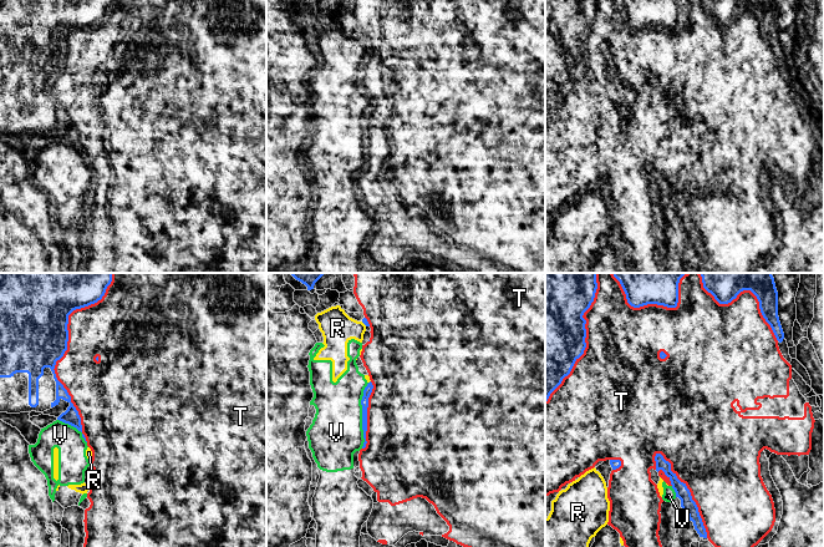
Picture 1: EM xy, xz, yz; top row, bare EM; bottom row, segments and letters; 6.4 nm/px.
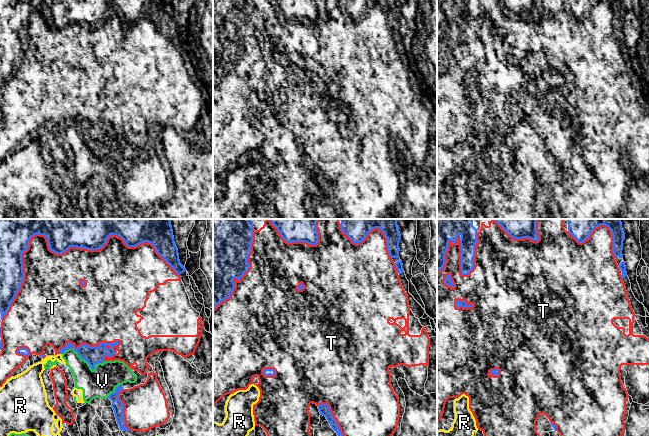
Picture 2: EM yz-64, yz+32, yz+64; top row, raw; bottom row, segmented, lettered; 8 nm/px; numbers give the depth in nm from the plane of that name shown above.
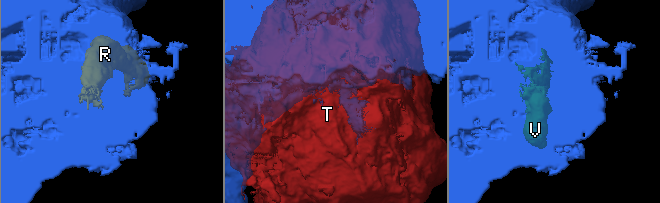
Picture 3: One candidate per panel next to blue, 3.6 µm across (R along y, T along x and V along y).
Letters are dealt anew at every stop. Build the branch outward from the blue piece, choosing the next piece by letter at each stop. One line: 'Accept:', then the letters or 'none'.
Accept: none

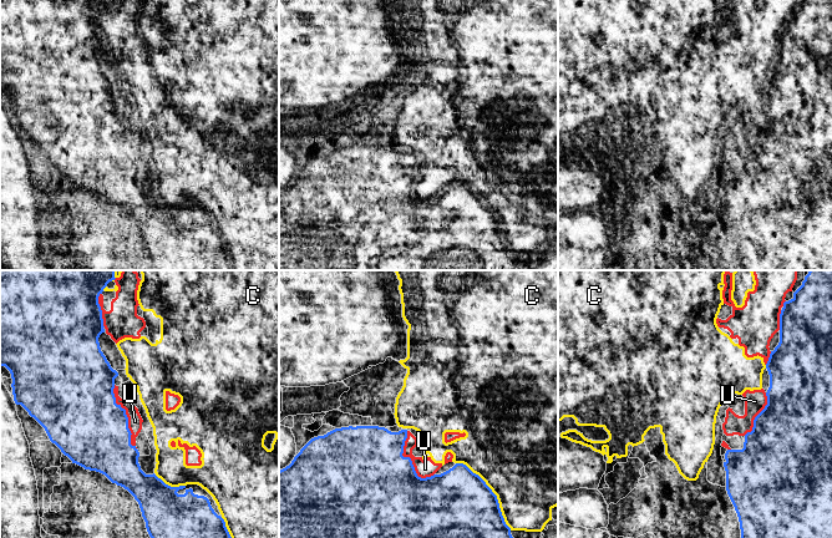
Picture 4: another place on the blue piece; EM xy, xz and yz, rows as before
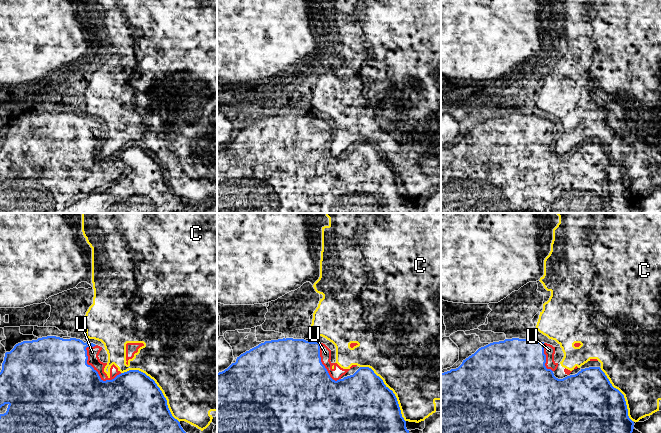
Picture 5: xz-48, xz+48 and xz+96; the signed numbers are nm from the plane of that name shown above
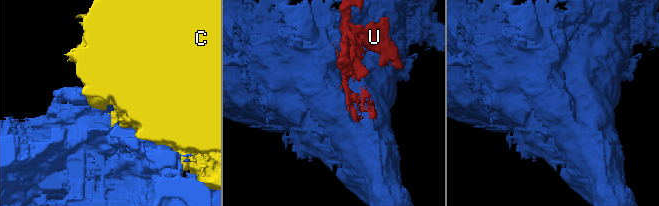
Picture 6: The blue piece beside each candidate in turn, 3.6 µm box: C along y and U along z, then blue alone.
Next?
Accept: U

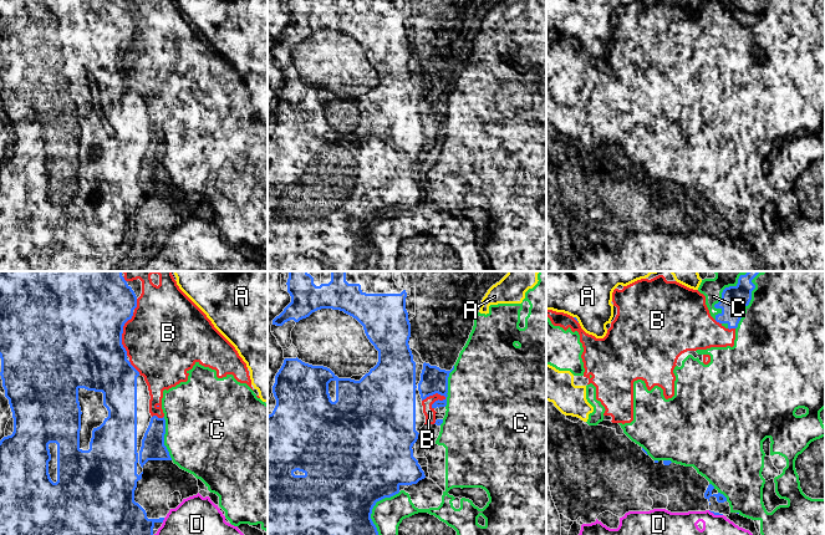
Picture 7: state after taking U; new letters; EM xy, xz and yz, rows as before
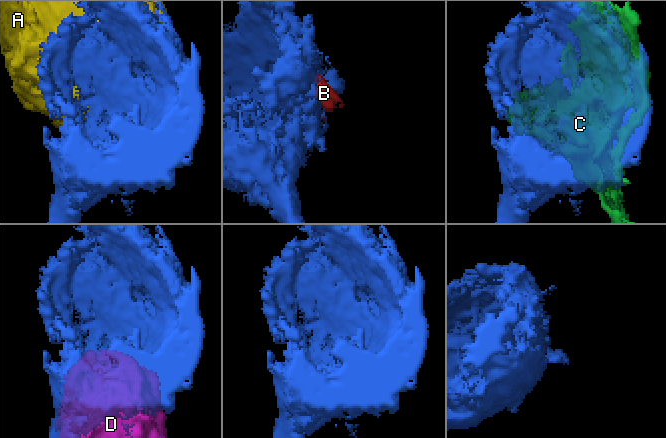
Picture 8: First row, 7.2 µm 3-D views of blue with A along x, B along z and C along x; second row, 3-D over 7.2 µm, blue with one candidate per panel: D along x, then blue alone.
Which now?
Accept: none

